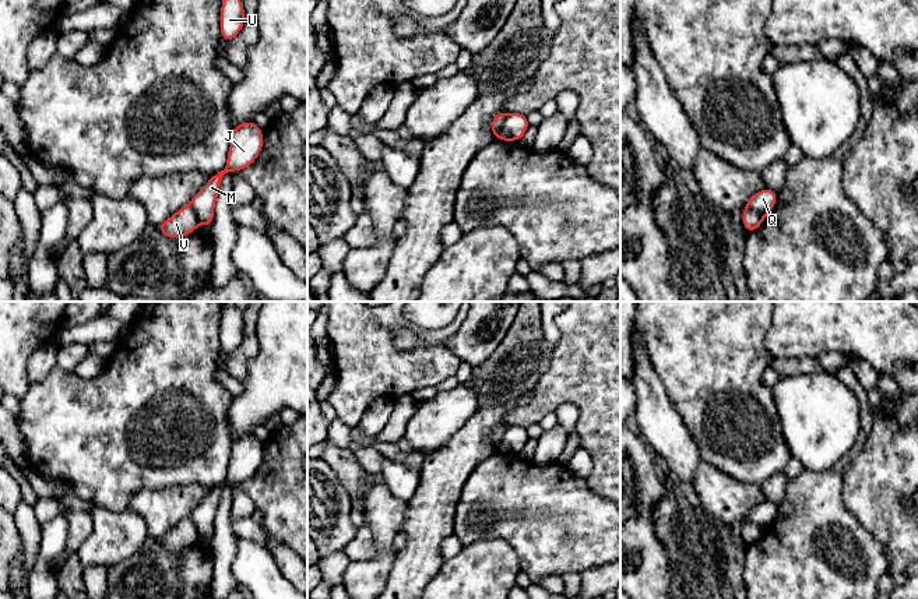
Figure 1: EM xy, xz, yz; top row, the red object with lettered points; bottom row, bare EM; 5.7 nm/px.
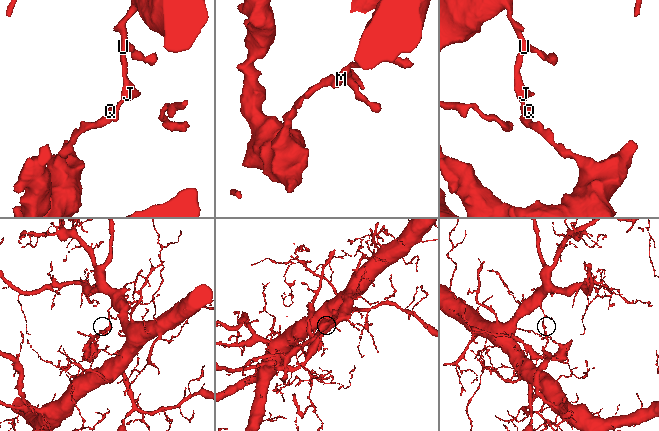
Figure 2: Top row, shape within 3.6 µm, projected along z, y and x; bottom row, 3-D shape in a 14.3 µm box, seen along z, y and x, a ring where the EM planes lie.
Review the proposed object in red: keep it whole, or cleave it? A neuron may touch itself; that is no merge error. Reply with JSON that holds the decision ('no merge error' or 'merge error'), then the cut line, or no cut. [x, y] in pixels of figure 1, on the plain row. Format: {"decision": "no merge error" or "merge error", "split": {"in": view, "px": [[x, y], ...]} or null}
{"decision": "merge error", "split": {"in": "xz", "px": [[506, 426], [502, 440], [495, 450]]}}

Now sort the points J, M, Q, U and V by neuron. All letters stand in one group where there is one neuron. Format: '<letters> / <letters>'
J M Q U / V

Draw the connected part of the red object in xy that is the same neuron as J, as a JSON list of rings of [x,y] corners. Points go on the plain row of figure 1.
[[[254,434],[233,440],[232,452],[224,483],[211,487],[210,494],[191,511],[190,519],[198,536],[211,539],[214,518],[219,505],[221,493],[228,485],[238,485],[250,479],[263,462],[263,444]]]

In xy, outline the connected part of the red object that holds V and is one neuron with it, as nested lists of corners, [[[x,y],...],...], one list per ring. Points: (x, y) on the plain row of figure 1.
[[[190,518],[180,521],[156,542],[166,550],[182,552],[183,549],[193,546],[198,539],[197,529]]]

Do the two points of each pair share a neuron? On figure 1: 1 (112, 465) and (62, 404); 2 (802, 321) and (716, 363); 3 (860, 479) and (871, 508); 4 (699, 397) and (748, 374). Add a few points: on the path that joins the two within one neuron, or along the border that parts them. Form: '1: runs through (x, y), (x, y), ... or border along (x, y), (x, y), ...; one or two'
1: runs through (106, 450), (76, 419); one
2: border along (771, 316), (766, 335), (766, 349), (770, 356); two
3: runs through (866, 486), (871, 490), (871, 501); one
4: runs through (711, 384), (721, 374), (735, 374); one

